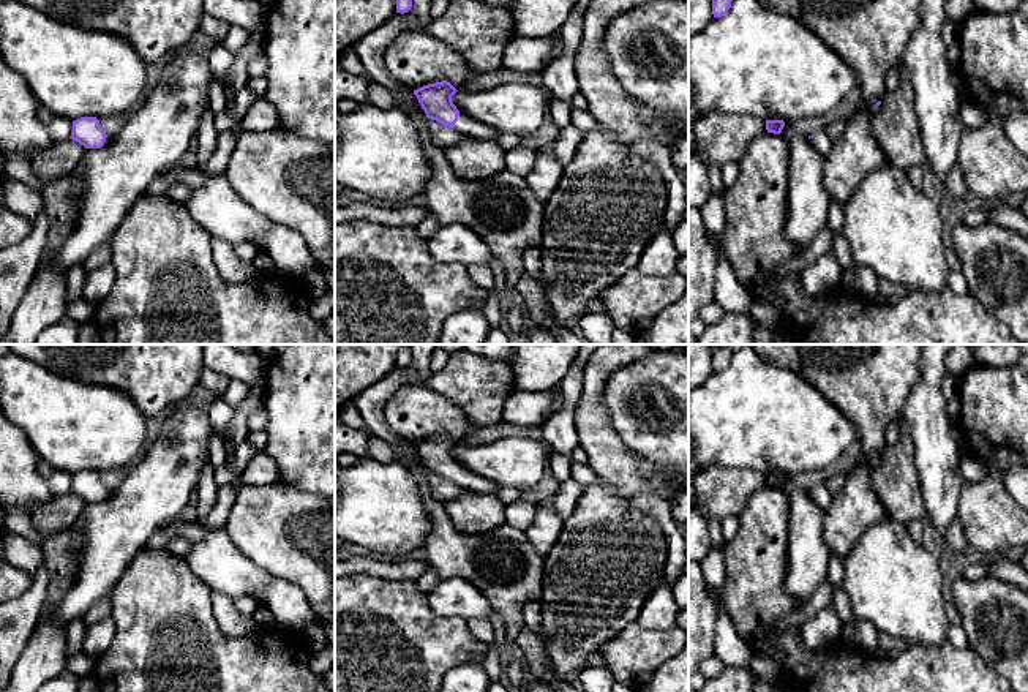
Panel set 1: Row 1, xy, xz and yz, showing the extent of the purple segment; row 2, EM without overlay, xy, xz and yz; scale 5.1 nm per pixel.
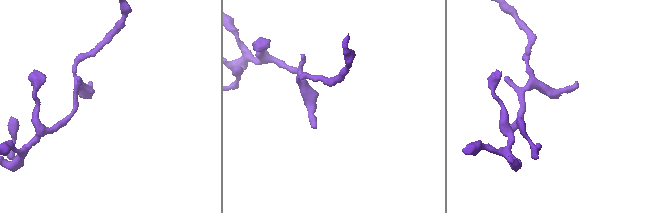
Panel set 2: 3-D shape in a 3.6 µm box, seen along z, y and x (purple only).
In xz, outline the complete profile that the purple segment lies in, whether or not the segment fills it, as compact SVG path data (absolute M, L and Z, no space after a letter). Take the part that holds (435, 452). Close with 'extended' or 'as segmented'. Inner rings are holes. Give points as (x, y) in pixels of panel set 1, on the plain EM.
M441 434L414 444L414 449L417 450L428 472L453 482L464 490L496 495L499 490L497 483L480 477L456 463L452 455L452 450L456 446L458 444L450 436Z; extended

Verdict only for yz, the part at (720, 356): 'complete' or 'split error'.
complete

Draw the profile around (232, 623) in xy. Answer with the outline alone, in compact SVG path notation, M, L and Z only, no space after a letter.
M212 592L212 611L219 629L227 637L243 637L256 629L253 616L240 613L234 599L223 592Z

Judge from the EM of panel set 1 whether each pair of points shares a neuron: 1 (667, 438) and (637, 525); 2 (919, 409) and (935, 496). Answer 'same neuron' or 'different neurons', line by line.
1: different neurons
2: same neuron

